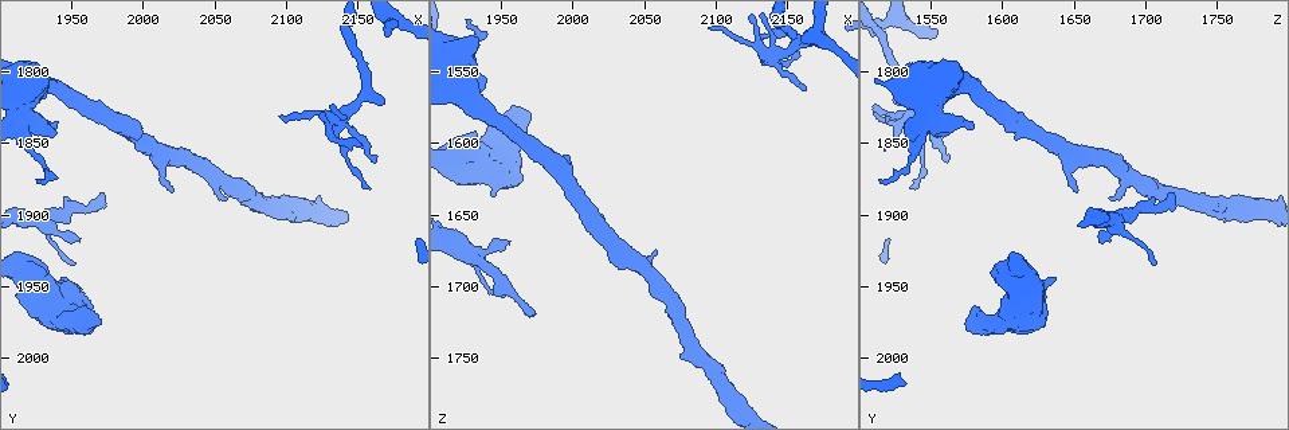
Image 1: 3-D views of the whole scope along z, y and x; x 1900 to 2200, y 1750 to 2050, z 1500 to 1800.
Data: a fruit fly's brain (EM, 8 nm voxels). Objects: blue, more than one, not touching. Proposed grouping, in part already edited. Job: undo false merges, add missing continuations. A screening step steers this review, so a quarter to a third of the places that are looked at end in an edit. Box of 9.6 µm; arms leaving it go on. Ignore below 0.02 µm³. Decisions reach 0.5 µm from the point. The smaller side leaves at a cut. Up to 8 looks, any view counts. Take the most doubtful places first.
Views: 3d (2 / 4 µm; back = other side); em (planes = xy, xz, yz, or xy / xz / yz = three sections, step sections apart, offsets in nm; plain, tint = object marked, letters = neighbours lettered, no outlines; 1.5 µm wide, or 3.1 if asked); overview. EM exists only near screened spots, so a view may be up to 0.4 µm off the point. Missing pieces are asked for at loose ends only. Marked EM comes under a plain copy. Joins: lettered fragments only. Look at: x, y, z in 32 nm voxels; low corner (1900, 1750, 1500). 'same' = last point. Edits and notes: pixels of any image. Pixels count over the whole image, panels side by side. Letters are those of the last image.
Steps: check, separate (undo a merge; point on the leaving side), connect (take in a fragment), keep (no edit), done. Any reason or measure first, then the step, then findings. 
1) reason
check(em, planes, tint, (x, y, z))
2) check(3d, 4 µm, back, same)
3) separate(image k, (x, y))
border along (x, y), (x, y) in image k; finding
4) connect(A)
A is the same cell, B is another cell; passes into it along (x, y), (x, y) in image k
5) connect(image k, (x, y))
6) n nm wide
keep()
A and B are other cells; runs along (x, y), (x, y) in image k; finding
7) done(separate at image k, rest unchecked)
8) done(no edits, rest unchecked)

free end
check(3d, 2 µm, (1956, 1918, 1670))

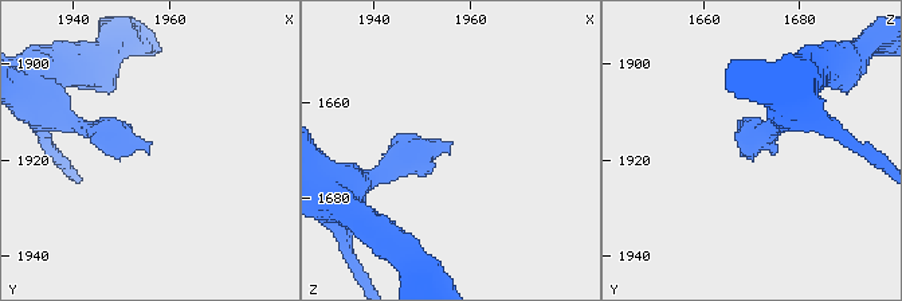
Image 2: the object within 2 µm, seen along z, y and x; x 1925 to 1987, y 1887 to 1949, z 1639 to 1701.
need the tissue
check(em, planes, letters, (1956, 1919, 1669))

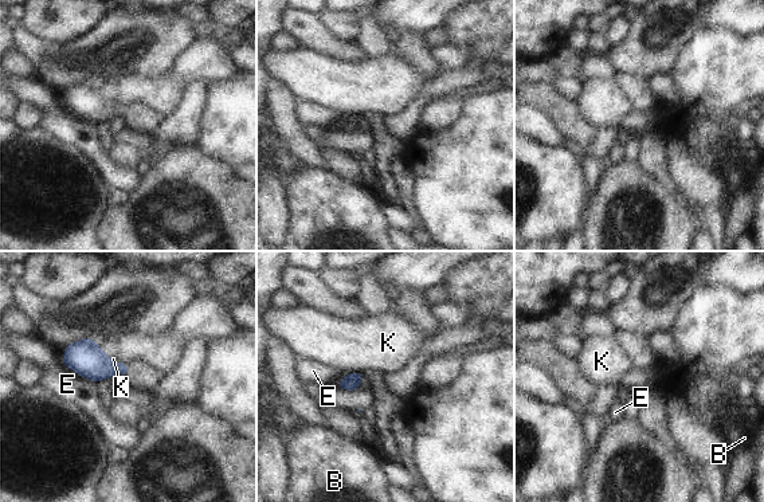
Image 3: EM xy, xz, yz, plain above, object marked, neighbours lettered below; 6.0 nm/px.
E touches over 260 nm
keep()
B, E and K are other cells; none of them fits

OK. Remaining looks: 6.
branch stops here
check(em, planes, letters, (1970, 1882, 1716))

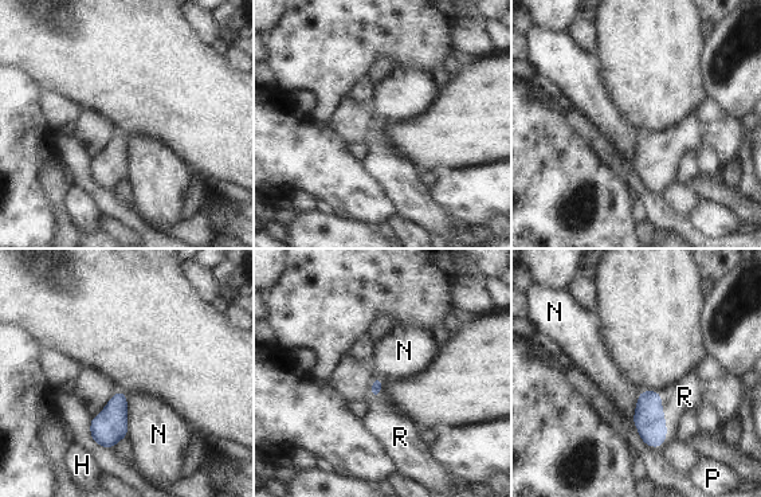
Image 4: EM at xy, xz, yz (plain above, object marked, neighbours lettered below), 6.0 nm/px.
connect(R)
R is the same cell, H, N and P are other cells; passes into it along (648, 418), (663, 418), (685, 396) in image 4; it goes on there

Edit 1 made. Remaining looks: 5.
thin end
check(em, planes, letters, (2154, 1852, 1522))

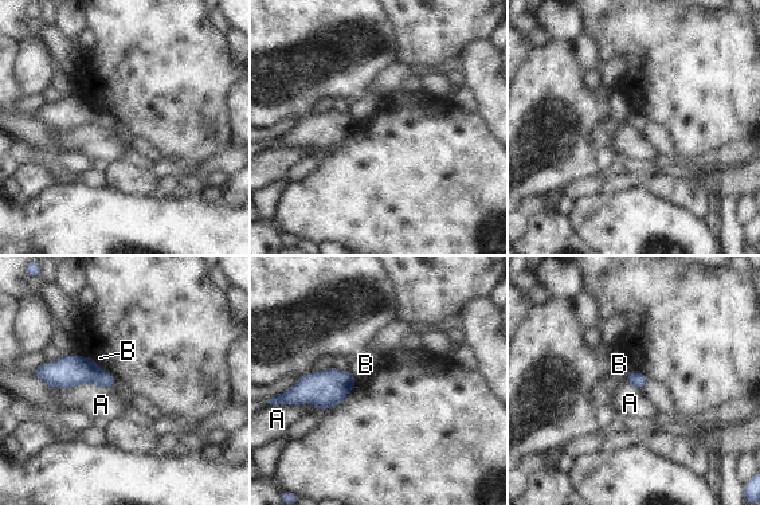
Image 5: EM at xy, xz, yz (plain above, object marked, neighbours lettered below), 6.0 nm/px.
A touches over 480 nm
keep()
A and B are other cells; border along (32, 372), (58, 388), (112, 387) in image 5; no lettered fragment goes on from it

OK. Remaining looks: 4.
done(connect at image 4, rest unchecked)

